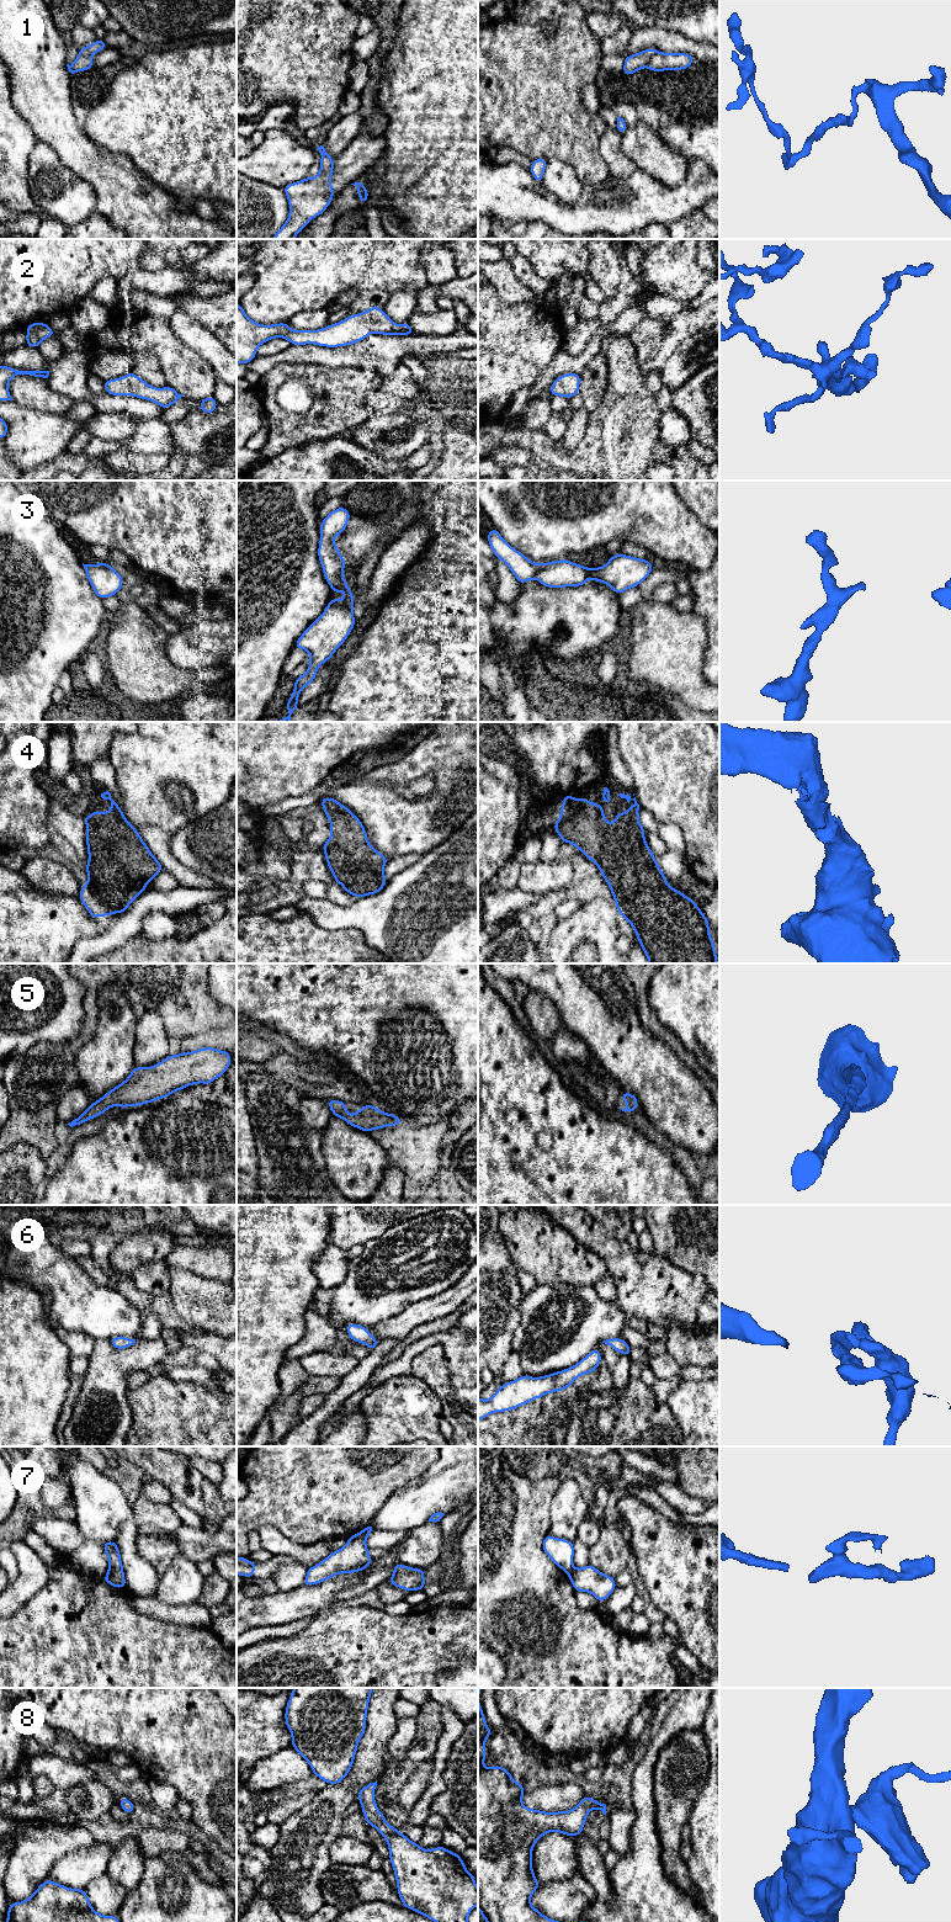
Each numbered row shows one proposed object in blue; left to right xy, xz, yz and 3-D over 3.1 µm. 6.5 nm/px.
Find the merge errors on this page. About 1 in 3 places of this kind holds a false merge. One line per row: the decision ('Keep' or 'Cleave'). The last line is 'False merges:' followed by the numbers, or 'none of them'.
1: Cleave
2: Keep
3: Keep
4: Keep
5: Keep
6: Keep
7: Cleave
8: Keep
False merges: 1, 7

